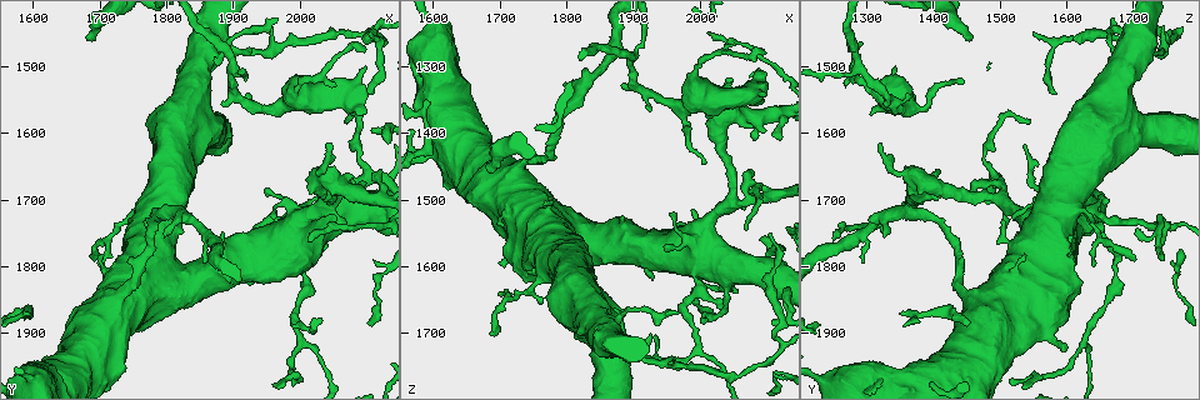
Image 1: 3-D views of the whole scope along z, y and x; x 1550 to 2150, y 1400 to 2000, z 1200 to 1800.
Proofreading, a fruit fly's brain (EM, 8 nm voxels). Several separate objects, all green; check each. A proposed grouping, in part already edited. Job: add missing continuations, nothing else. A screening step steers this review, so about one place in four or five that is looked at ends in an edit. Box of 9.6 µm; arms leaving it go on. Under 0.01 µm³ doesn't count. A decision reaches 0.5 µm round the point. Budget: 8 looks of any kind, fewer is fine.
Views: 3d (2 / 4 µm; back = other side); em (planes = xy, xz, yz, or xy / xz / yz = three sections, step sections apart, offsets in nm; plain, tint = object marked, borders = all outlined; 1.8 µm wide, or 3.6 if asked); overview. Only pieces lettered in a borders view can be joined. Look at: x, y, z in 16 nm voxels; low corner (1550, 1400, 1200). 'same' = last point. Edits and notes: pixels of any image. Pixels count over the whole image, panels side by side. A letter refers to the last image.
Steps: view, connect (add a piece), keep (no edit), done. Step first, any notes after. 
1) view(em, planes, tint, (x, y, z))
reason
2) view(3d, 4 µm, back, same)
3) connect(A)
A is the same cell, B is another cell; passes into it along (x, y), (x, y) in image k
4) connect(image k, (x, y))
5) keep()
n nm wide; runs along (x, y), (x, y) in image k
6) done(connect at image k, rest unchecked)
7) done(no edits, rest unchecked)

view(em, planes, borders, (1690, 1465, 1455))
long arm stops here

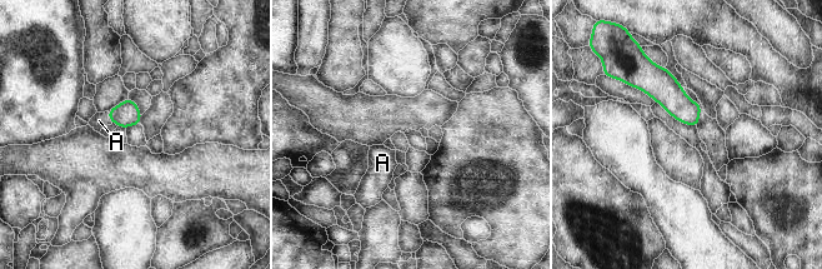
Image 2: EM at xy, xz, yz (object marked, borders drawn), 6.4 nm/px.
connect(A)
A is the same cell; passes into it along (125, 114), (109, 116), (99, 120) in image 2; it goes on there

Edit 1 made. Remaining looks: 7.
view(3d, 4 µm, (1590, 1875, 1380))

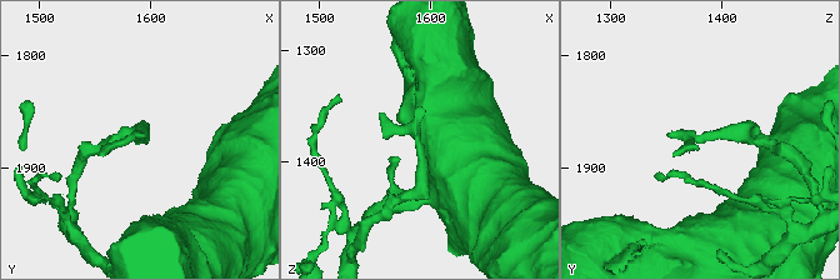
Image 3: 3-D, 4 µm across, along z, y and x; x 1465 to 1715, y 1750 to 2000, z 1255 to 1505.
view(em, planes, plain, (1586, 1872, 1380))
now the EM

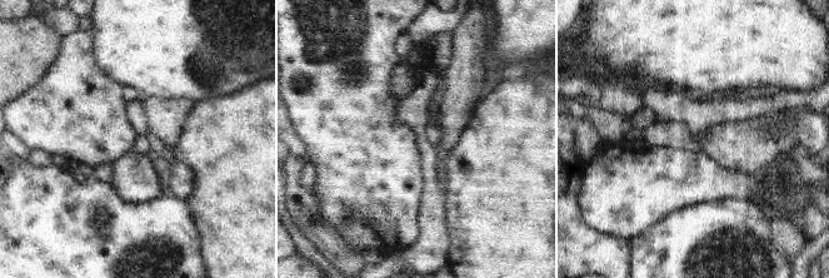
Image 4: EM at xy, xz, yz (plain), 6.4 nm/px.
view(em, planes, borders, same)
see the neighbours

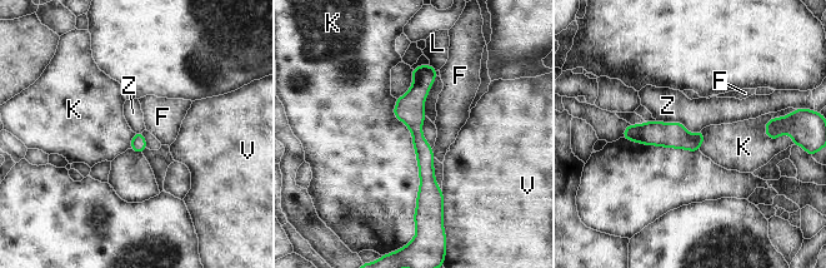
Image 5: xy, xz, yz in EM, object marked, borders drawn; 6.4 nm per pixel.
keep()
100 nm wide; F, K, L, V and Z are other cells; border along (395, 99), (417, 164), (415, 224) in image 5; none of them fits

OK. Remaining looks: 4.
view(em, planes, borders, (2090, 1575, 1310))
an open end

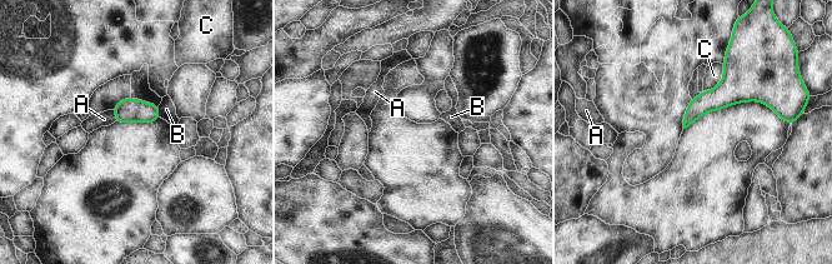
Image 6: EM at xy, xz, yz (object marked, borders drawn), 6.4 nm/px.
keep()
A, B and C are other cells; no lettered piece goes on from it

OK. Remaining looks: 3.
done(connect at image 2, rest unchecked)

